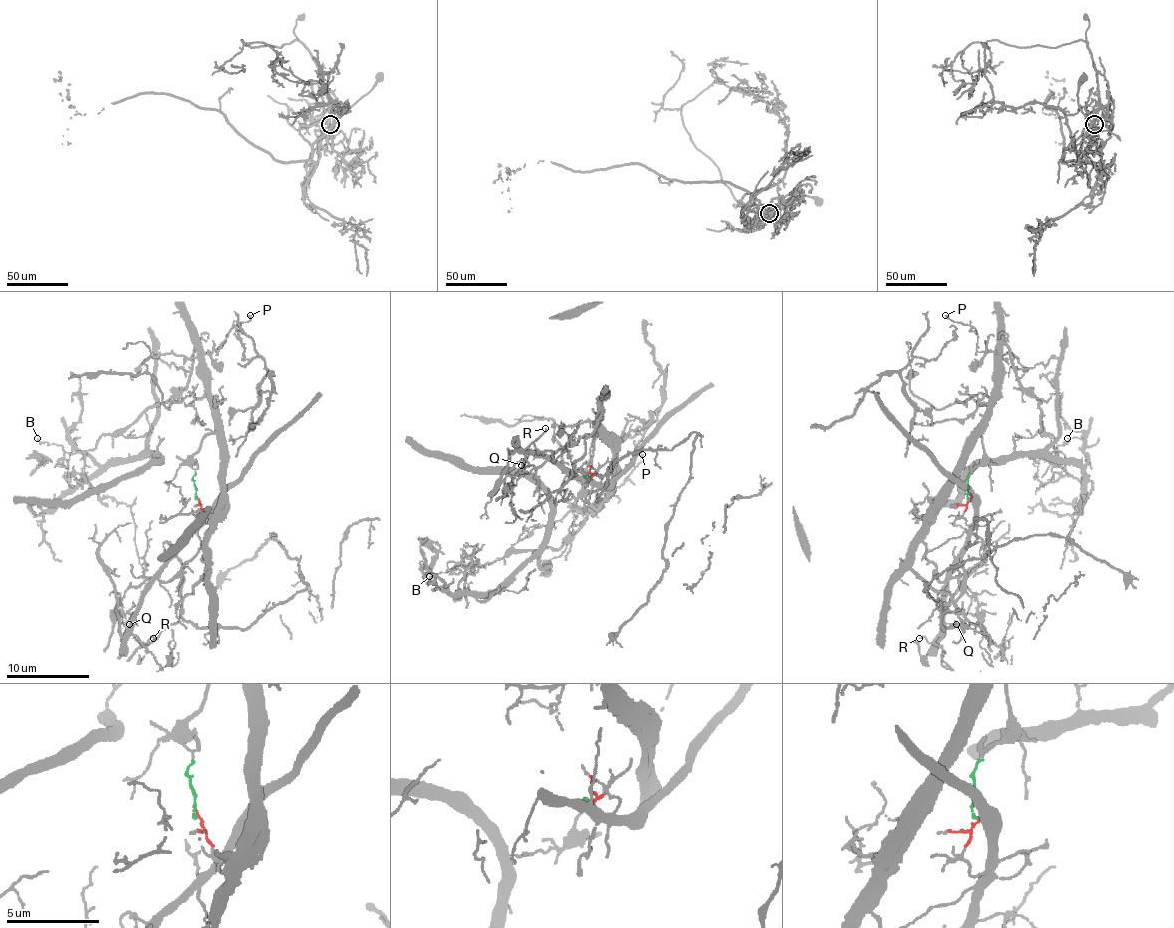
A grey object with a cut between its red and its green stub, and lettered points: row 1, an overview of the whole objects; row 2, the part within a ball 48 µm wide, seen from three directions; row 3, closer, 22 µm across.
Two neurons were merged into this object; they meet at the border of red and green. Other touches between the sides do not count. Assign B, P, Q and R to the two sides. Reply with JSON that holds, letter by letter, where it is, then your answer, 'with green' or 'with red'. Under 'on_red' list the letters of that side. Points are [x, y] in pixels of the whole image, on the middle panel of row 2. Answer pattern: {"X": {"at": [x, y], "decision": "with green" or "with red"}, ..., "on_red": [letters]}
{"B": {"at": [429, 576], "decision": "with green"}, "P": {"at": [642, 454], "decision": "with green"}, "Q": {"at": [521, 465], "decision": "with red"}, "R": {"at": [545, 428], "decision": "with red"}, "on_red": ["Q", "R"]}

